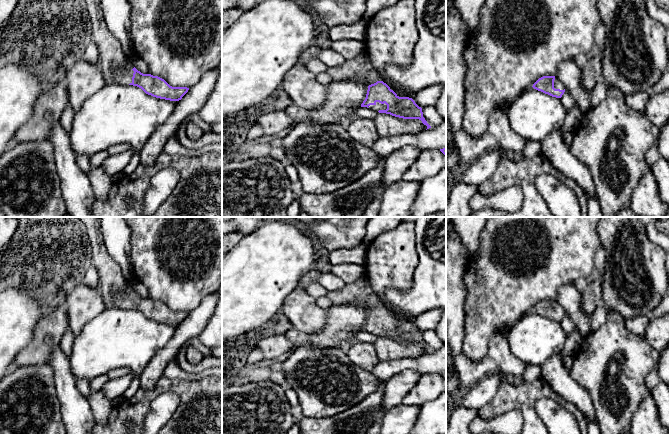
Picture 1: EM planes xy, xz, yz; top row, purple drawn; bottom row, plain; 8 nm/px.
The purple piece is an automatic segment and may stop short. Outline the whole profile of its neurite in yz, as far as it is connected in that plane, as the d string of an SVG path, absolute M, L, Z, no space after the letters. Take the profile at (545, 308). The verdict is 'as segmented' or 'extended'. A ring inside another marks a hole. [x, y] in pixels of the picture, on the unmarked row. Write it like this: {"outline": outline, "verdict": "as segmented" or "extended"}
{"outline": "M543 300L532 311L556 322L561 322L565 316L564 309L555 300Z", "verdict": "extended"}

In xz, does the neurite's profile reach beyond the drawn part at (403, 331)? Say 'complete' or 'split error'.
split error

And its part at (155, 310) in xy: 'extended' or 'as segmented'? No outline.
extended

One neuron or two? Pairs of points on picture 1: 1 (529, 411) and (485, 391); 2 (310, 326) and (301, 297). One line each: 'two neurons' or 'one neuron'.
1: two neurons
2: one neuron

